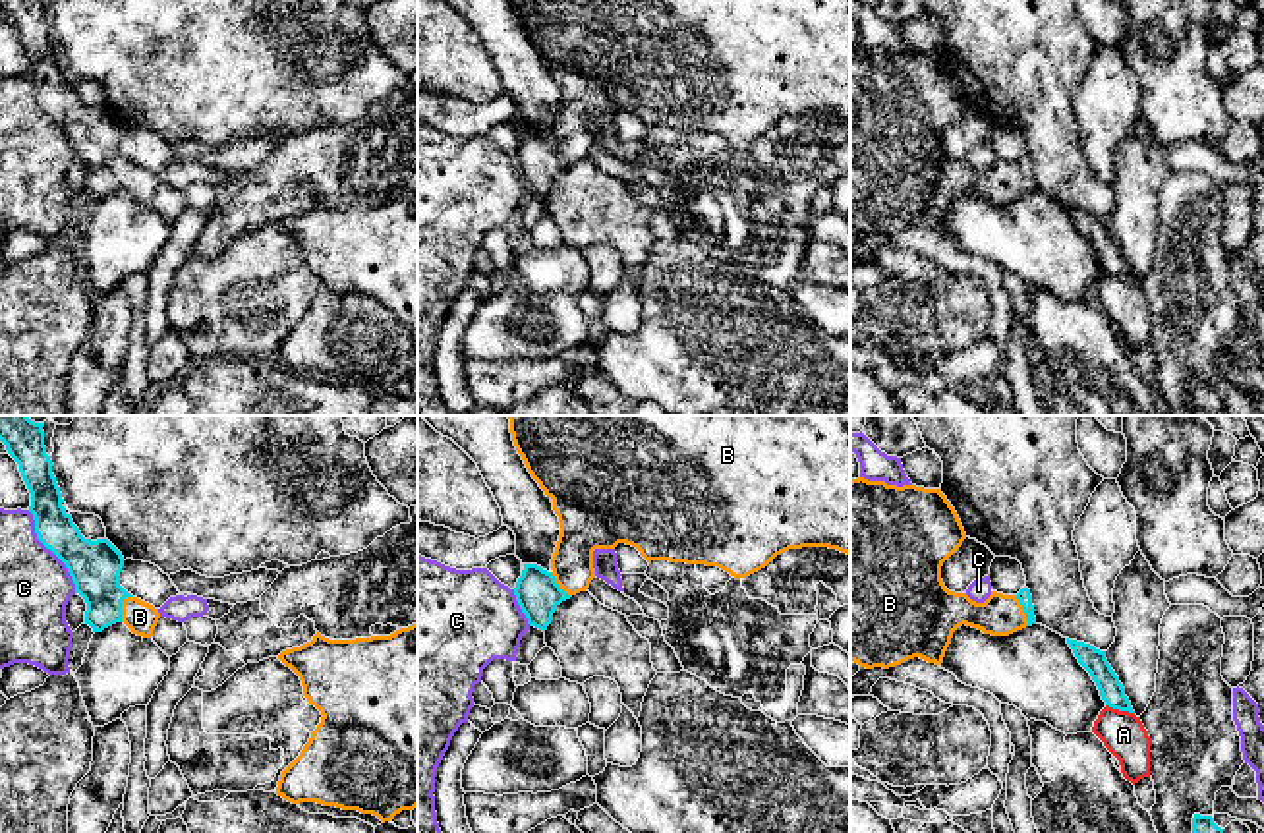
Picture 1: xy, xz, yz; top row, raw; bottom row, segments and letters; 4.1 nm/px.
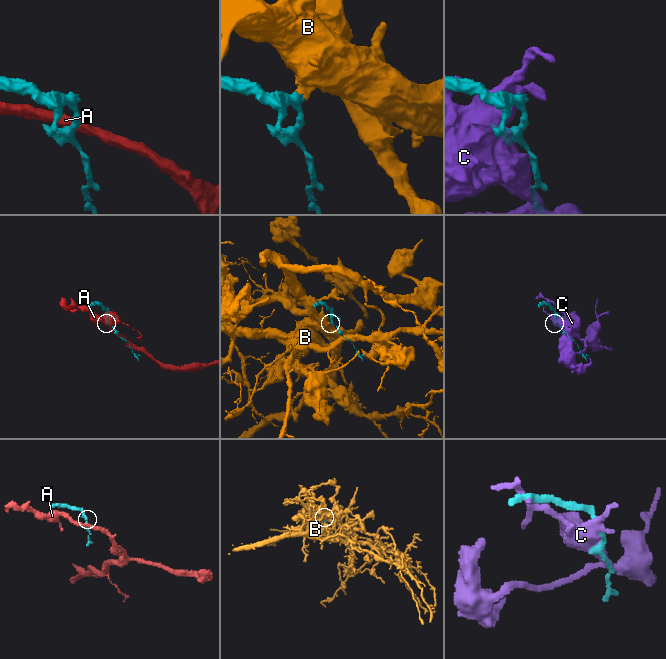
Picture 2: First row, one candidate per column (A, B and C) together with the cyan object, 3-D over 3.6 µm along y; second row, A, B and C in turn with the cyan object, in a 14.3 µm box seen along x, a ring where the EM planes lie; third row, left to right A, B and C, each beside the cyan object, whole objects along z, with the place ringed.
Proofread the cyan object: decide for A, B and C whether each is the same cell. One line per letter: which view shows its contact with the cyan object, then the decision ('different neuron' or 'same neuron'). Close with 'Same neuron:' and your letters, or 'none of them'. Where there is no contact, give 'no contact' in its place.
A: yz | different neuron
B: xy | same neuron
C: xy | different neuron
Same neuron: B

